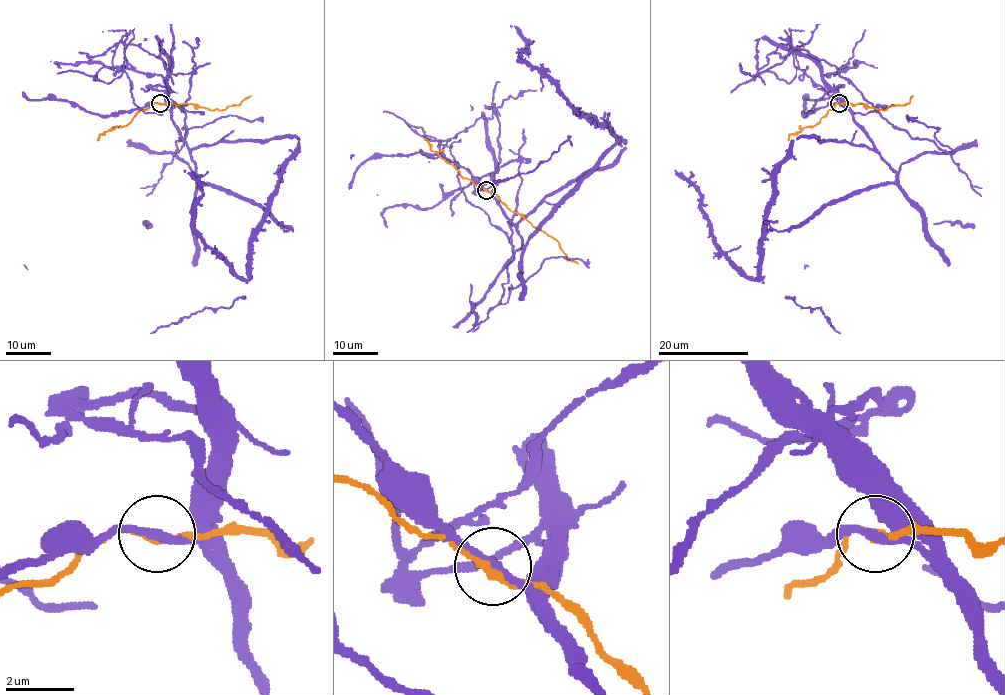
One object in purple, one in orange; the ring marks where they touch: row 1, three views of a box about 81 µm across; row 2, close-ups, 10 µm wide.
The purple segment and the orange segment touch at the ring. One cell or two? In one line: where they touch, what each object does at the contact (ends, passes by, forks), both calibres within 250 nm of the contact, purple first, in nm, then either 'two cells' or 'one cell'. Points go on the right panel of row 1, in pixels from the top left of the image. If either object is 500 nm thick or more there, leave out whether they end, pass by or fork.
place (839, 103); purple passes by; orange passes by; calibres 220 and 240 nm; two cells

